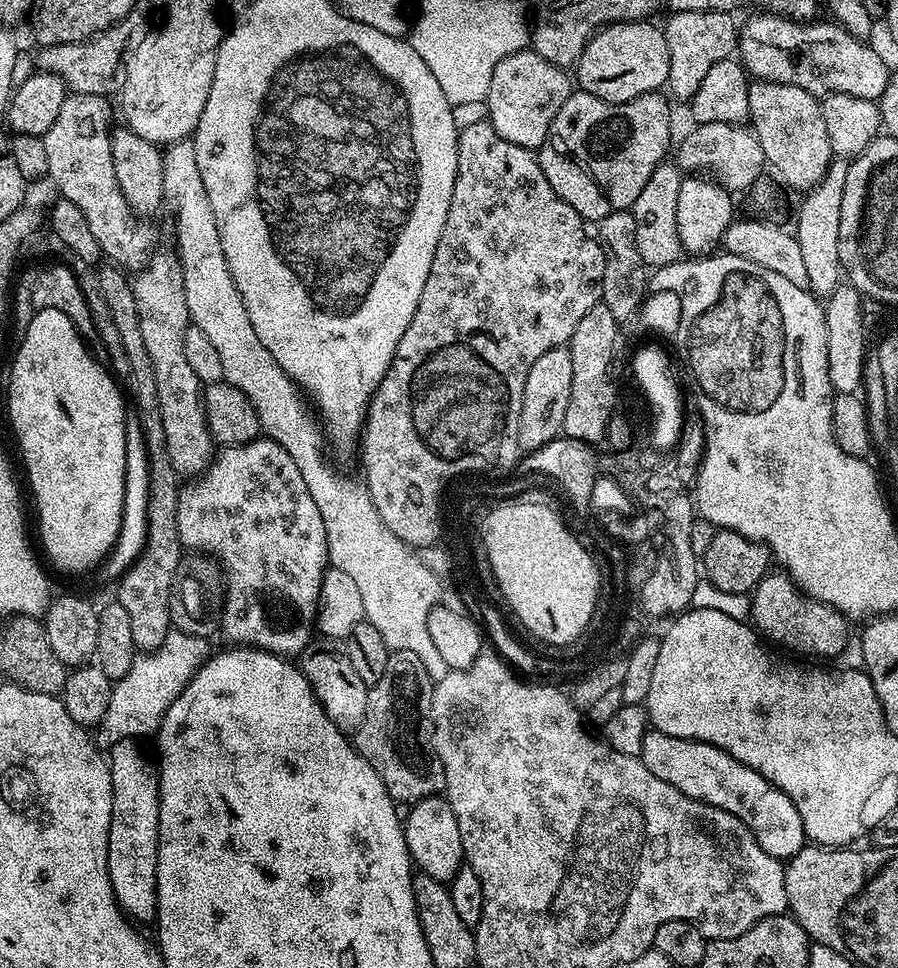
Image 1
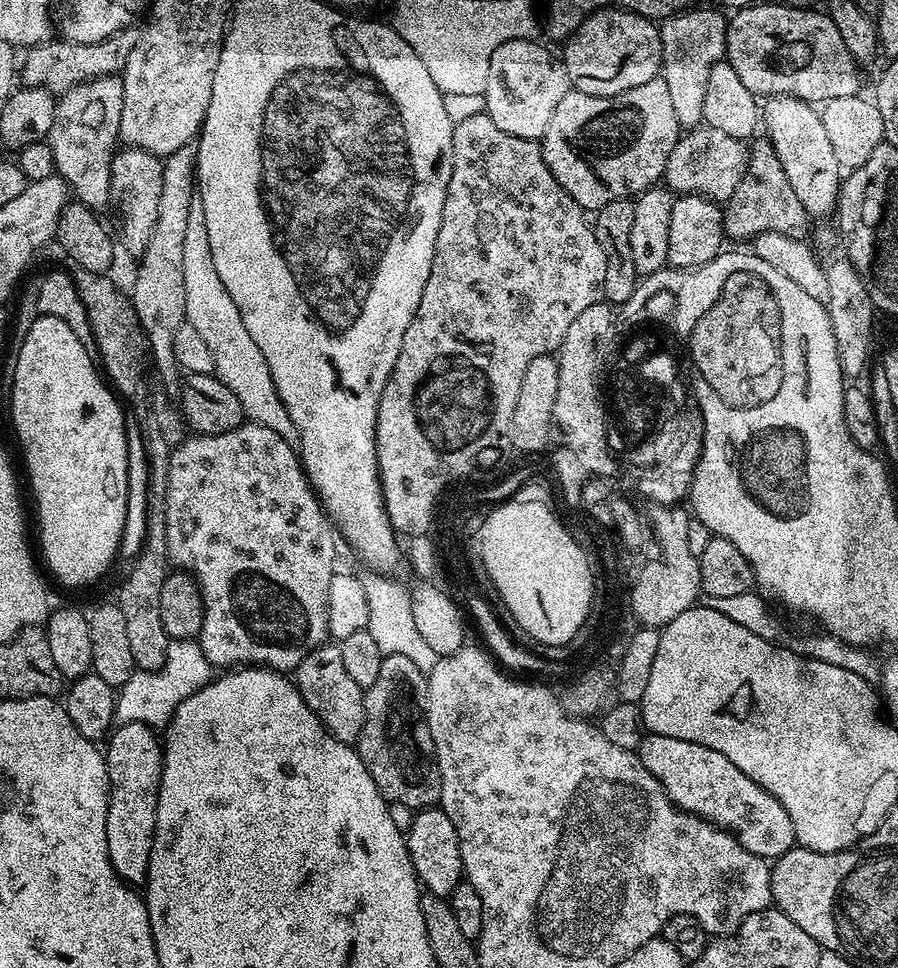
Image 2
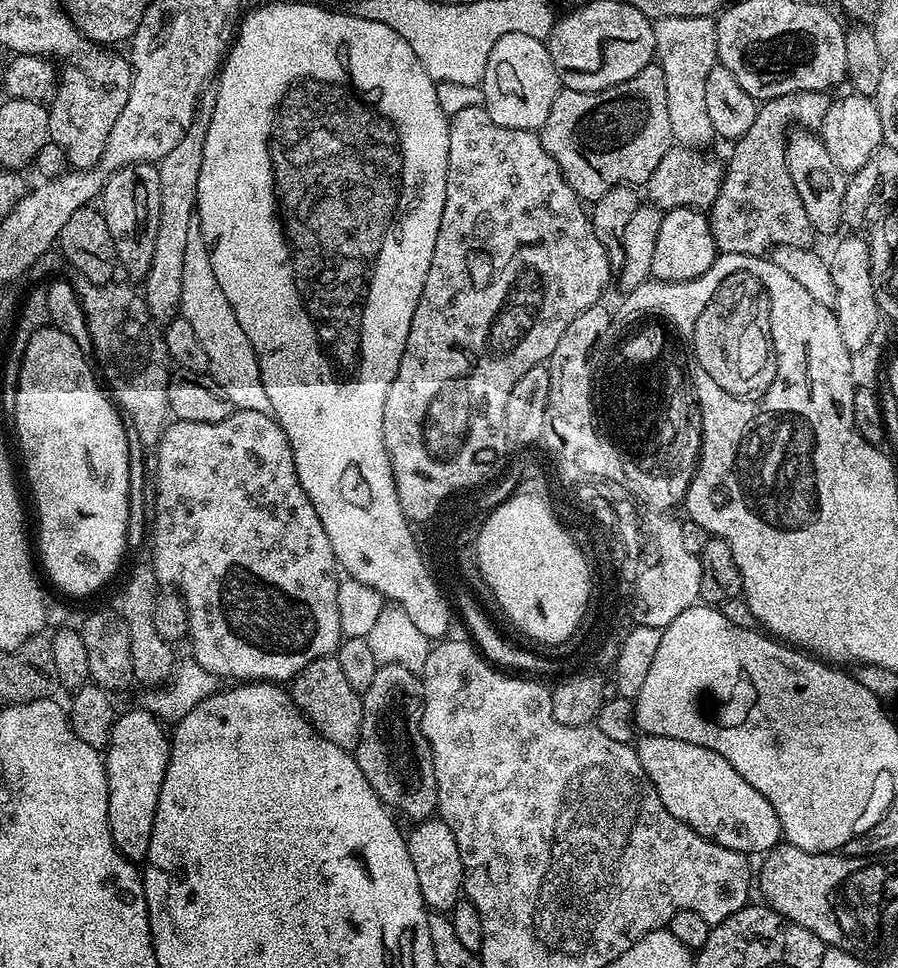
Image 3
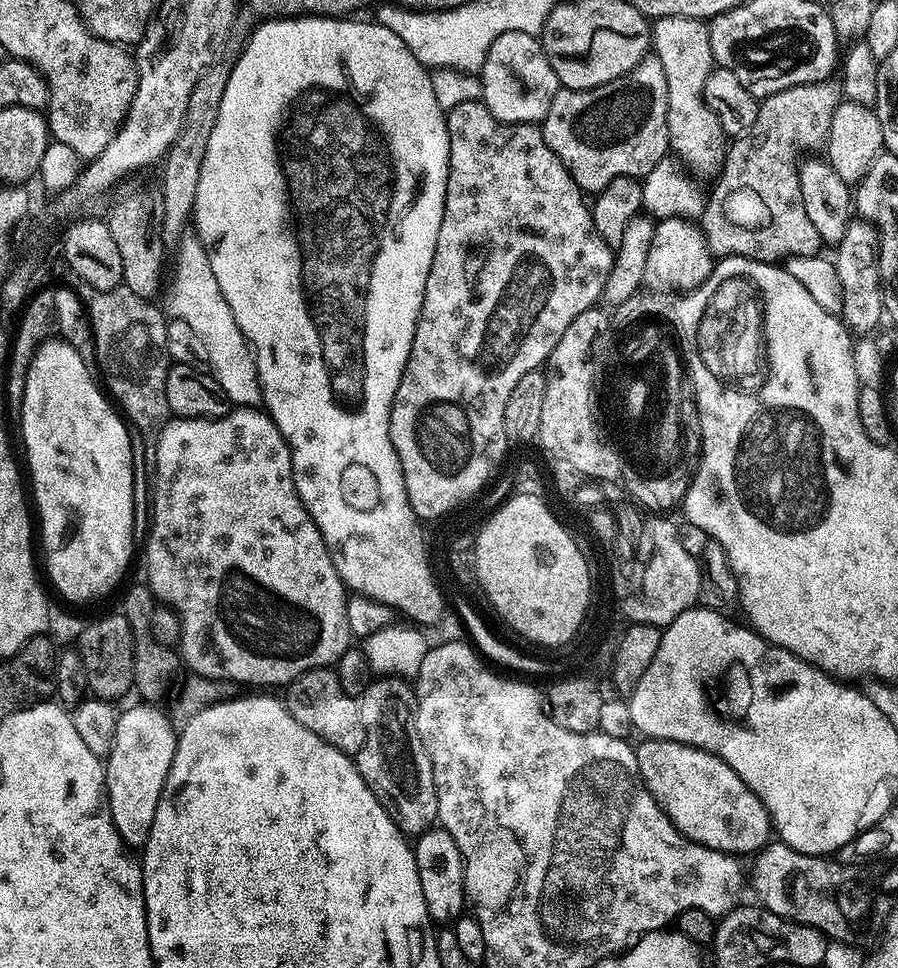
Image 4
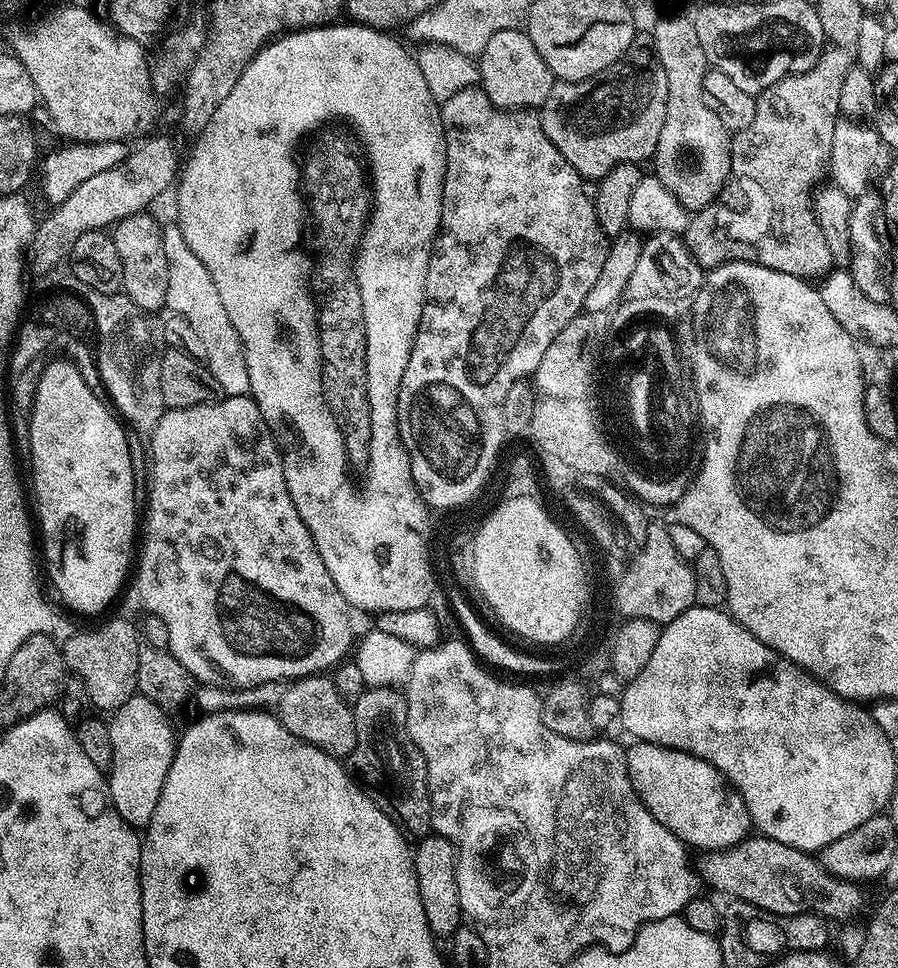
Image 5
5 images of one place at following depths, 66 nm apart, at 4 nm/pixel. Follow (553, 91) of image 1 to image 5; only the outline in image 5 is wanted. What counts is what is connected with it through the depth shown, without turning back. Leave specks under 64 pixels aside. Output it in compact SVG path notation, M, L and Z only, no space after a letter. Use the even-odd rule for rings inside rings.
M519 27L499 30L478 55L480 84L496 108L536 110L546 102L554 77L527 31Z

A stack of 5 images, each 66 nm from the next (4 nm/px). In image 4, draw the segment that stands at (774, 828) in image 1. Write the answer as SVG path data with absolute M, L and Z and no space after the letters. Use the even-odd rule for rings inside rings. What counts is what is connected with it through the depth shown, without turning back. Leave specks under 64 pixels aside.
M651 738L639 742L634 751L642 782L686 839L737 858L744 858L747 852L755 854L769 843L773 827L768 811L722 758L682 742Z

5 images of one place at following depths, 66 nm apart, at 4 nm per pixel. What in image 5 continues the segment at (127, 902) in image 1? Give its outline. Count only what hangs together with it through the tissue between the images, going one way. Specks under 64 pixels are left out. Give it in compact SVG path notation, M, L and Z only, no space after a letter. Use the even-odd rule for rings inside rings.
M139 694L131 696L120 708L115 709L108 720L110 746L114 746L112 767L107 777L108 792L118 814L137 830L147 828L150 818L154 818L154 806L158 806L166 774L176 756L178 732L172 729L168 720L171 720L169 713L154 706L150 698Z

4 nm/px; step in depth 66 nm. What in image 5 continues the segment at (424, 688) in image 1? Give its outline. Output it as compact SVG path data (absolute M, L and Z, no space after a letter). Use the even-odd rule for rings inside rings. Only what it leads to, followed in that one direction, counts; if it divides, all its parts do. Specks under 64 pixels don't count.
M399 687L364 689L363 694L352 704L356 723L356 745L350 757L350 772L364 792L394 822L401 832L409 837L423 838L432 832L432 803L428 789L426 762L418 746L410 738L408 729L408 698Z

